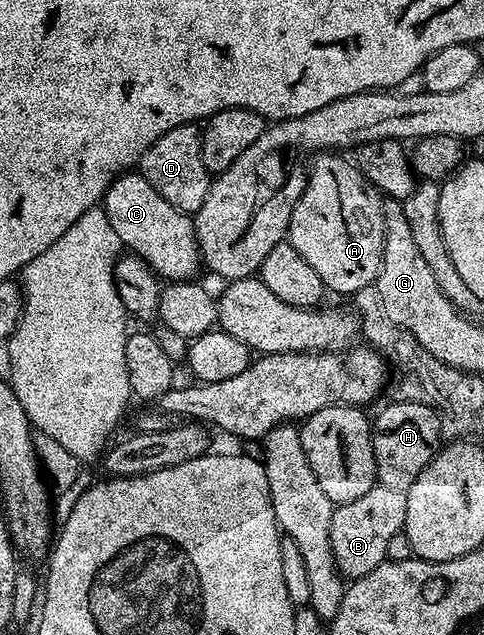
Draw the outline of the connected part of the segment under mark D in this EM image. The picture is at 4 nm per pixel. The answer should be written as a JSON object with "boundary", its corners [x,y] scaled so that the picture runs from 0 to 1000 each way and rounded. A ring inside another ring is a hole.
{"boundary":[[[395,195],[339,208],[339,214],[331,214],[331,220],[322,220],[322,227],[314,227],[306,239],[298,239],[289,271],[298,283],[306,283],[306,290],[314,290],[314,296],[322,296],[322,302],[331,302],[331,309],[339,309],[347,321],[355,321],[355,328],[395,340],[407,337],[413,321],[421,321],[430,309],[438,285],[436,271],[421,265],[417,250],[415,203]]]}

